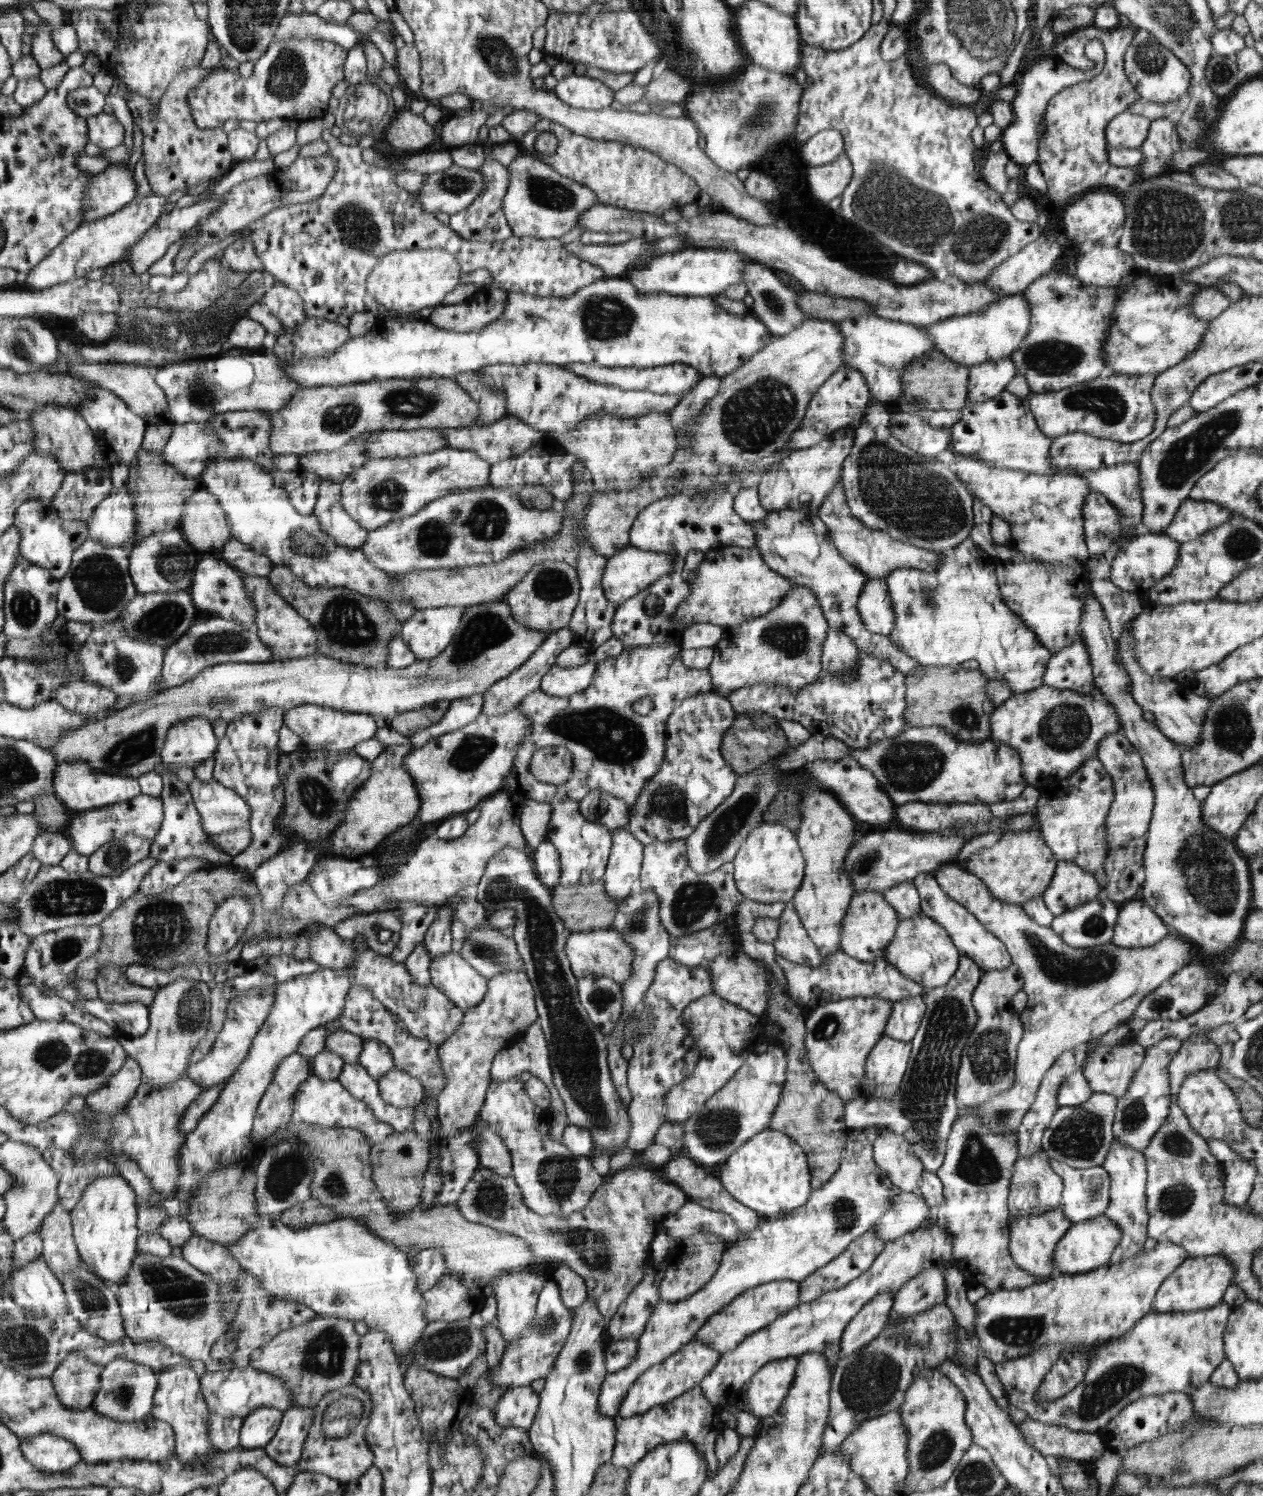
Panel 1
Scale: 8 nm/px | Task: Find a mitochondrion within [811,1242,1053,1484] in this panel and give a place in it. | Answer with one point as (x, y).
(869, 1382)

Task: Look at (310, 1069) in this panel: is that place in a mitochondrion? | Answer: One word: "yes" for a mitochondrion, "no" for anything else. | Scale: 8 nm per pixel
no

